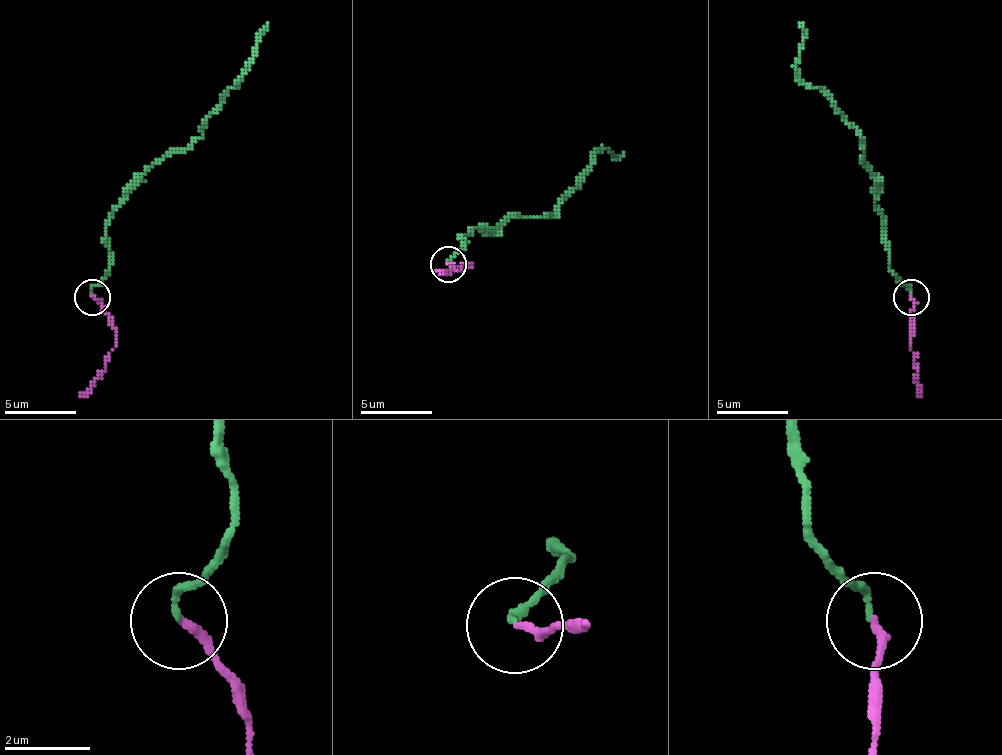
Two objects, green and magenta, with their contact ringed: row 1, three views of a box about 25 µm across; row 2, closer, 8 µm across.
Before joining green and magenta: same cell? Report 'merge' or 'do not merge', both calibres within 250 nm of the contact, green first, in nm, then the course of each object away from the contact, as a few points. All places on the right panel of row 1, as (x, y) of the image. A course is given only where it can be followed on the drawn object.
merge; calibres 150 and 200 nm; course green (910, 296), (889, 267), (874, 174), (864, 163), (864, 141), (846, 116), (799, 77), (803, 33), (799, 23); course magenta (910, 296), (910, 346), (918, 371), (918, 396)

